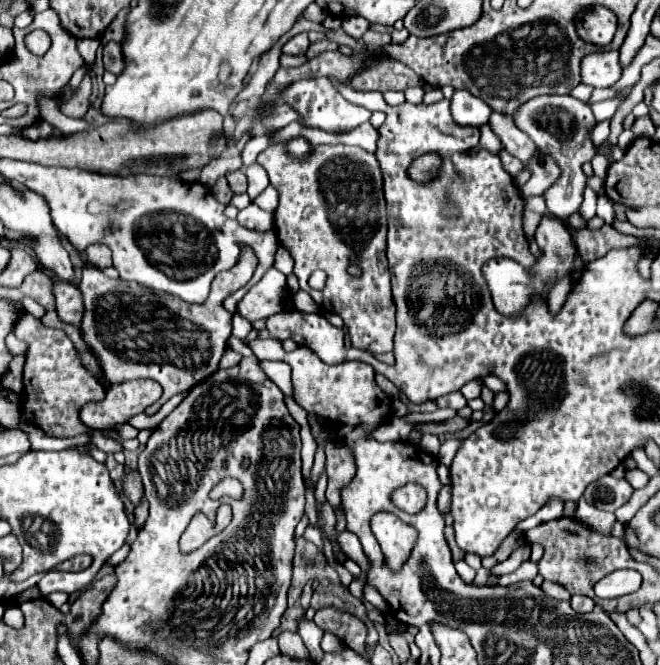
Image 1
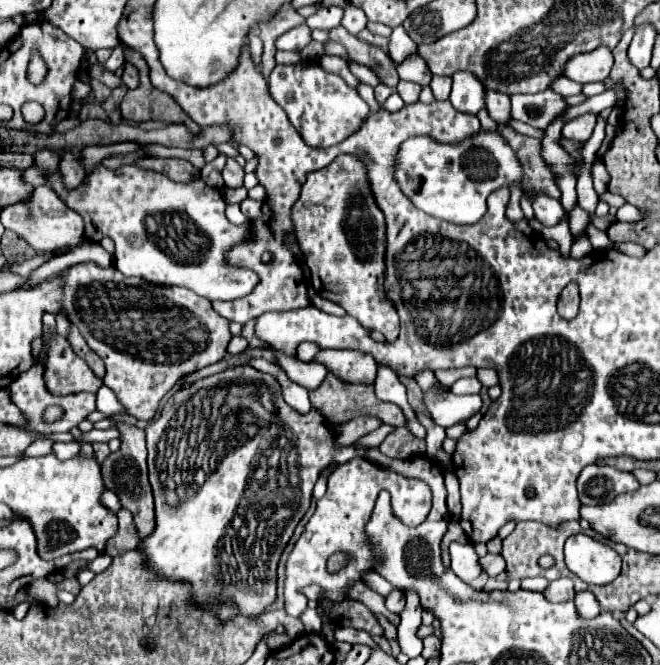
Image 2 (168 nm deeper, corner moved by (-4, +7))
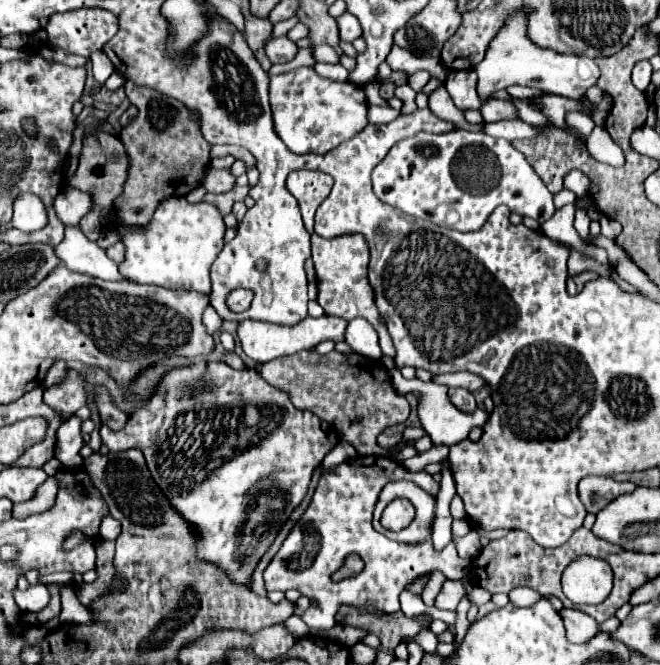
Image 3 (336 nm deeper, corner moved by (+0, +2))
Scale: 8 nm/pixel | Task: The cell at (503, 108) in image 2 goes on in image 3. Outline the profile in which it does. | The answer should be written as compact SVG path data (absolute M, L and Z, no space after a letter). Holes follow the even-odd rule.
M522 7L522 9L514 11L510 17L506 17L504 27L492 39L492 43L486 51L486 57L482 59L482 63L476 65L478 95L482 99L488 99L490 93L506 89L510 85L526 85L526 87L540 89L544 93L578 99L600 77L600 69L598 69L596 61L590 57L554 53L550 49L542 49L542 47L534 45L526 33L528 15L530 15L530 7Z

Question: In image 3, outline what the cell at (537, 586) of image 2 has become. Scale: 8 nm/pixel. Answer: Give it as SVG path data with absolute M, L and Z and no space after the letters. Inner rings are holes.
M529 587L515 588L508 594L510 601L517 607L530 607L533 606L544 596Z

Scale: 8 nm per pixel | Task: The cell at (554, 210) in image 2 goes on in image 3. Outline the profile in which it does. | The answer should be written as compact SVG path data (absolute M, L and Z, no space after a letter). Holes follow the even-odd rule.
M454 129L442 135L416 133L410 139L398 141L372 171L372 187L380 201L412 217L420 217L456 231L480 229L498 205L506 205L510 211L520 213L524 217L532 217L538 223L548 221L556 211L552 203L552 193L546 189L544 181L534 173L526 157L518 149L514 149L510 141L464 129Z

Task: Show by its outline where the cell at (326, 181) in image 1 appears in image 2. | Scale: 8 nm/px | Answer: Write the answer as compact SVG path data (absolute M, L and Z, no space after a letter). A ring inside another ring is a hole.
M336 156L326 168L310 172L302 184L298 200L292 206L292 226L304 254L304 262L310 270L312 288L316 294L334 304L340 304L346 314L356 318L366 330L378 330L384 334L386 342L394 342L400 332L400 320L394 304L390 304L384 290L386 220L374 200L364 162L358 160L358 156ZM338 254L342 256L340 264L336 262Z

